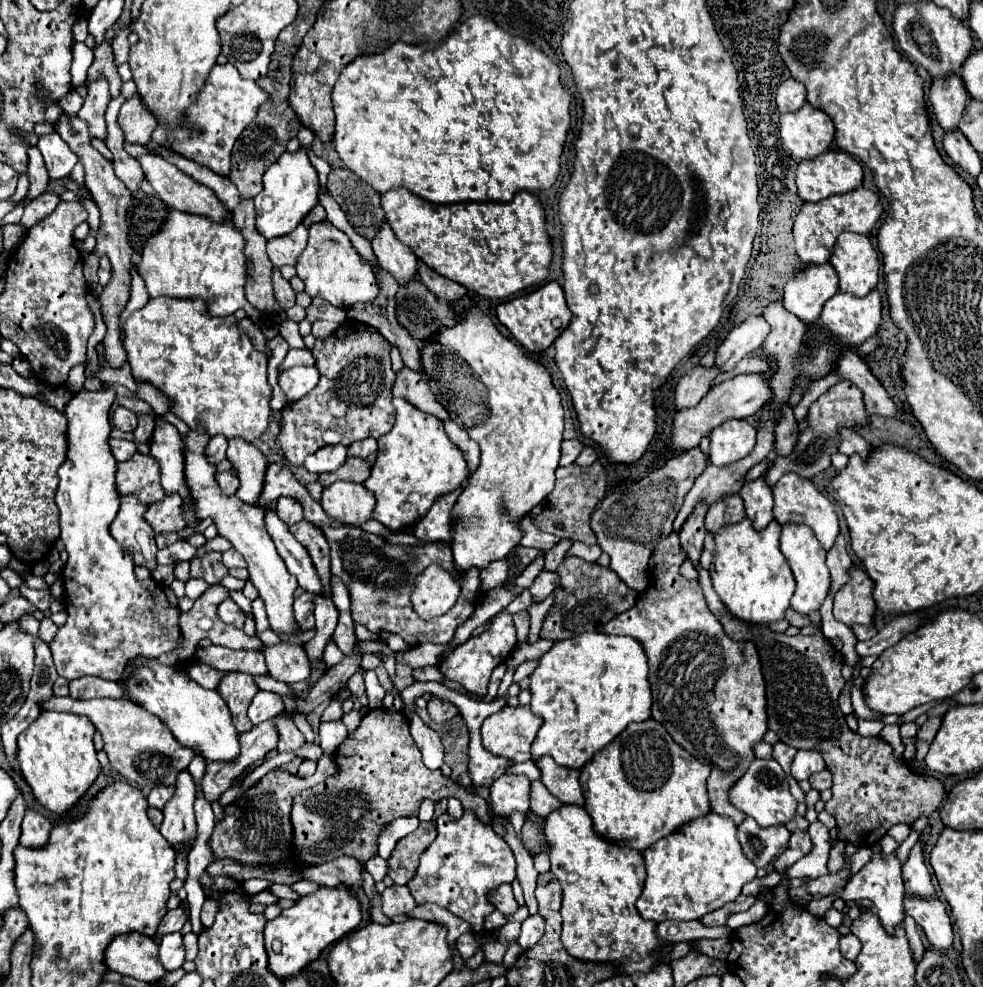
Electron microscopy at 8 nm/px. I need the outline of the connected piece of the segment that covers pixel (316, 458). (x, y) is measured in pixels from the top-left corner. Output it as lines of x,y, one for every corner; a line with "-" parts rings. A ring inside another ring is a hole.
329,445
323,449
317,449
313,455
305,459
305,469
311,473
331,473
339,469
347,459
347,447
343,445

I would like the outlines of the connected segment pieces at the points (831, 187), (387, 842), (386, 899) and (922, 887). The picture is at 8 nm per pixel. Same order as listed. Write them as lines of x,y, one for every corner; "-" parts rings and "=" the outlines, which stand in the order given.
829,151
797,167
797,189
803,201
821,201
861,187
863,169
857,159
843,151
=
401,817
384,826
378,838
378,854
383,859
387,859
393,851
393,847
397,845
397,841
403,839
405,835
413,833
417,829
417,825
419,825
417,817
=
391,885
381,893
381,903
383,903
383,913
387,917
401,917
411,913
417,903
411,897
411,891
407,885
=
919,843
911,849
909,861
903,865
903,881
905,881
905,891
911,897
935,897
937,895
929,877
927,865
923,861
923,851

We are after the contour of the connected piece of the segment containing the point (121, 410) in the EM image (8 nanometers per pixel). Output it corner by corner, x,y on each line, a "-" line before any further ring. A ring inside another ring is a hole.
117,407
113,413
113,425
121,431
133,431
137,425
137,415
125,407

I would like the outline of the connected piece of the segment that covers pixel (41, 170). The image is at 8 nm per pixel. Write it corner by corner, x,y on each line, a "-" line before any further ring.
37,147
29,149
29,169
27,169
27,173
29,173
29,181
31,181
27,199
39,197
47,189
47,185
49,185
49,173
45,169
43,157
41,157

